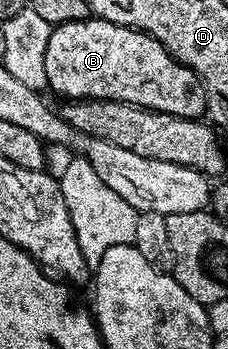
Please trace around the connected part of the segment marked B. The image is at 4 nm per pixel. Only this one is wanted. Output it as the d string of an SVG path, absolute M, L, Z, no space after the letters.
M89 16L51 27L45 66L47 89L61 94L64 100L101 98L129 102L193 120L199 119L208 108L208 98L194 71L170 56L149 34L110 24L105 18Z

